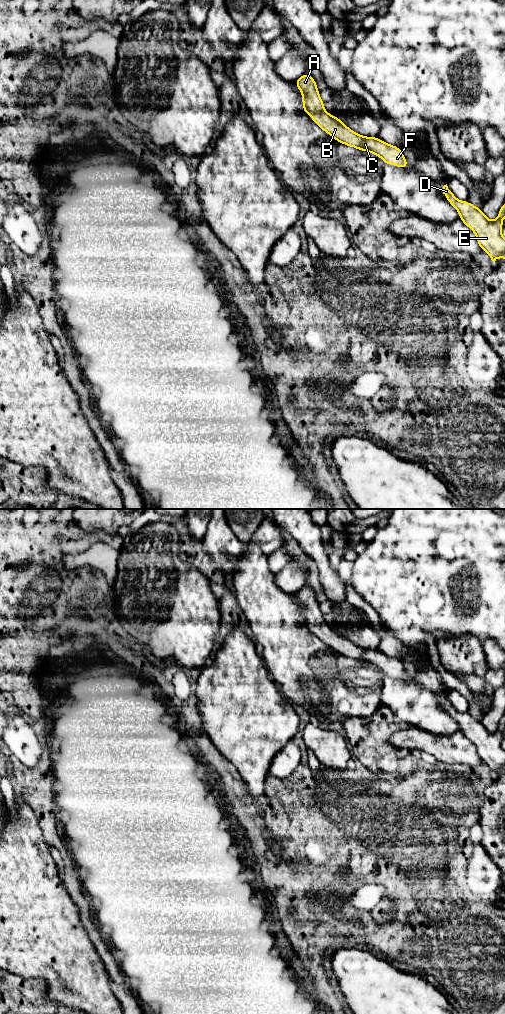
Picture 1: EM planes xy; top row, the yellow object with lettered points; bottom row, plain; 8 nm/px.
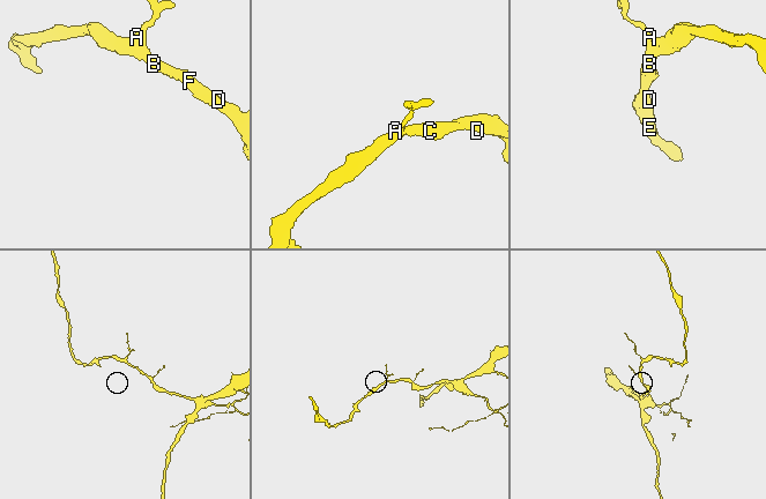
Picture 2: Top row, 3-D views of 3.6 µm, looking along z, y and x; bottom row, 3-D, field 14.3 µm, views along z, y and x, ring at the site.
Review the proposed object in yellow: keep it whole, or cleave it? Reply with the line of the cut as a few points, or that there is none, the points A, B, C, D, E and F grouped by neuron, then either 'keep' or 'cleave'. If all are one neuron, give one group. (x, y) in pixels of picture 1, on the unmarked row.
no cut; A B C D E F; keep

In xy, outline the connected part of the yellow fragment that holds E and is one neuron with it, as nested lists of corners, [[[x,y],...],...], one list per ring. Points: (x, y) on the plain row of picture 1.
[[[447,696],[443,698],[443,706],[459,724],[460,732],[474,744],[479,759],[490,768],[494,776],[499,769],[505,772],[505,750],[501,745],[505,730],[505,714],[499,722],[498,730],[492,733],[480,720],[467,713],[458,712]]]

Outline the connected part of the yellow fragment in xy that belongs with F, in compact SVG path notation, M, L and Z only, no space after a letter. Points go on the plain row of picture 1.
M304 585L295 593L302 605L303 624L337 654L361 663L367 663L380 669L385 676L400 680L407 680L408 674L400 660L388 656L377 649L366 649L355 645L345 638L339 630L329 626L324 621L324 614L320 610L317 595L309 586Z

